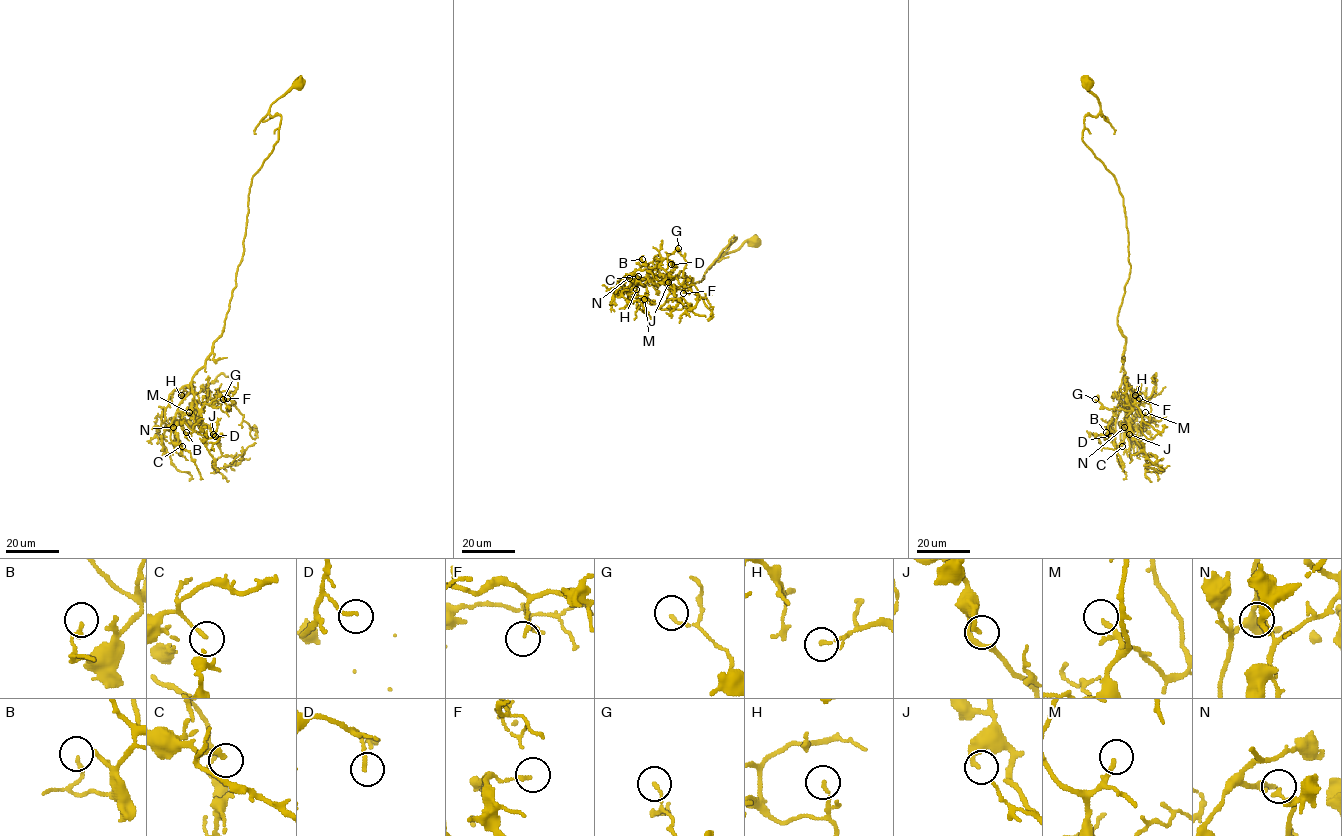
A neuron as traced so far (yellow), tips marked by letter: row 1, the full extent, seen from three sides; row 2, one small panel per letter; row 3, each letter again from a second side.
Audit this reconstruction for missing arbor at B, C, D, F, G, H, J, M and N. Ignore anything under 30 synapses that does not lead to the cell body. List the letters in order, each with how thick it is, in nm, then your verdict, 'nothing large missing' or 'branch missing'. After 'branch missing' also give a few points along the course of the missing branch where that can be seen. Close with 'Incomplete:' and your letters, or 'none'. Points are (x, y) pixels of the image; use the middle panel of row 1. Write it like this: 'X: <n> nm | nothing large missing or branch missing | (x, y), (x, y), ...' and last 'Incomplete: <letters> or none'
B: 170 nm | nothing large missing
C: 160 nm | nothing large missing
D: 130 nm | nothing large missing
F: 150 nm | nothing large missing
G: 130 nm | nothing large missing
H: 130 nm | nothing large missing
J: 220 nm | nothing large missing
M: 130 nm | branch missing | (644, 299), (636, 305), (634, 312), (644, 323), (651, 325)
N: 110 nm | nothing large missing
Incomplete: M

